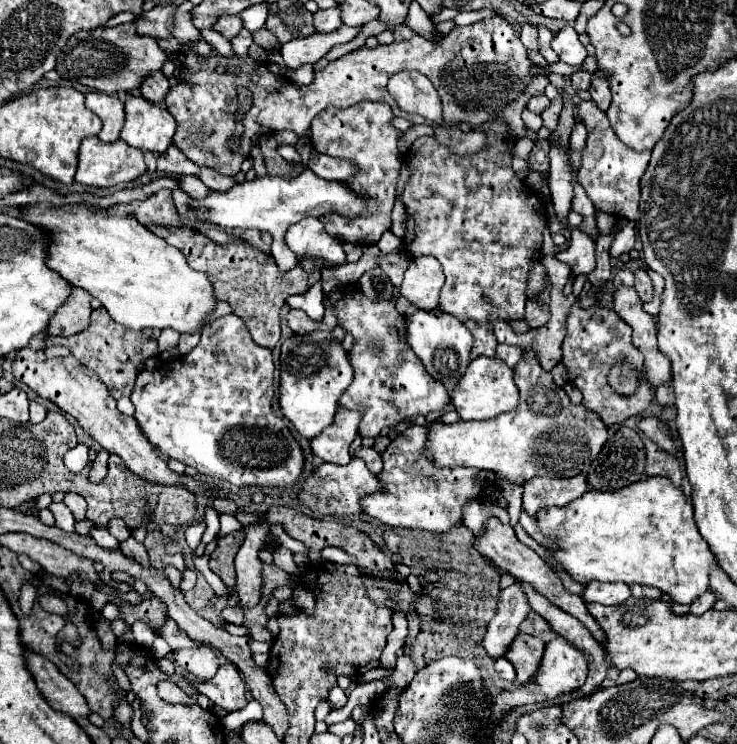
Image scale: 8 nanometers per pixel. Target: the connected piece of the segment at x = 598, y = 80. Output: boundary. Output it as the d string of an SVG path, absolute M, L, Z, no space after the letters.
M592 77L592 85L590 85L590 95L592 95L592 101L598 105L600 111L606 111L610 107L610 89L608 89L608 83L604 77Z

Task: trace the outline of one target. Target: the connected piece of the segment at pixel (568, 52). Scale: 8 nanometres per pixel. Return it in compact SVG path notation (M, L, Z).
M572 25L562 27L554 39L552 39L552 49L556 51L556 55L560 57L560 61L568 63L568 65L576 65L580 67L586 59L586 49L578 39L578 33L574 31Z

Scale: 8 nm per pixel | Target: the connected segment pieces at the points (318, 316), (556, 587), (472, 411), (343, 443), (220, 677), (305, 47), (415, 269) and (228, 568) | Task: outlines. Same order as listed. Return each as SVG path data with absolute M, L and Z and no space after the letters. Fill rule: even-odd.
M318 281L304 295L293 295L286 300L291 309L303 310L314 321L322 320L325 312L322 282Z
M490 519L488 525L486 525L486 535L484 535L484 537L476 537L474 545L476 545L476 549L478 549L482 555L486 555L486 557L488 557L494 565L498 565L502 571L508 571L508 573L514 575L516 579L520 579L520 581L524 581L524 583L530 583L530 585L532 585L538 593L542 593L550 603L554 603L554 605L560 607L562 611L574 615L580 623L586 625L586 629L592 633L592 637L594 637L598 643L604 643L604 641L606 641L606 637L602 635L602 627L598 627L598 623L594 623L594 617L592 617L590 611L586 609L586 603L582 601L582 597L580 597L580 595L574 595L574 593L570 593L570 591L564 589L560 577L550 569L550 565L548 565L536 551L532 551L530 547L526 547L524 543L518 541L518 537L516 537L512 525L506 525L506 523L502 523L502 521L498 521L498 519Z
M478 357L478 359L474 359L468 365L464 377L460 379L460 383L456 385L456 389L450 397L452 397L452 405L456 407L458 415L464 421L494 419L500 413L514 411L514 407L518 407L518 403L520 403L520 393L518 393L518 387L514 383L514 369L510 369L498 357Z
M340 407L336 411L334 423L326 427L318 437L312 439L312 451L320 459L336 465L346 465L350 463L350 453L348 447L358 435L358 425L362 421L362 413L354 409L344 409Z
M230 661L218 669L212 681L198 683L196 689L226 711L238 711L246 707L246 685L238 685L238 667L234 667Z
M342 25L340 29L336 29L332 33L316 33L316 35L310 35L310 37L288 41L288 43L282 45L280 55L282 55L288 69L296 69L296 67L306 65L306 63L316 63L334 45L352 41L360 31L362 31L362 27Z
M418 257L410 261L400 293L418 309L434 311L438 309L442 285L442 265L434 257Z
M242 529L228 533L226 537L218 539L218 545L210 555L210 569L218 577L222 577L222 581L226 585L234 585L234 577L236 577L234 557L236 557L236 551L240 549L242 543L244 543L244 531Z

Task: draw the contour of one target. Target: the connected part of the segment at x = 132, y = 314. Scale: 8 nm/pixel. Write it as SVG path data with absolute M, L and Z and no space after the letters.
M32 203L22 217L34 225L50 231L50 259L48 267L68 279L74 287L86 289L92 297L100 299L114 321L132 331L140 329L174 329L178 333L202 333L208 325L208 315L216 307L214 287L204 271L194 271L186 263L186 257L162 237L142 227L134 217L112 217L98 211L86 211L76 205L54 207L46 203Z

